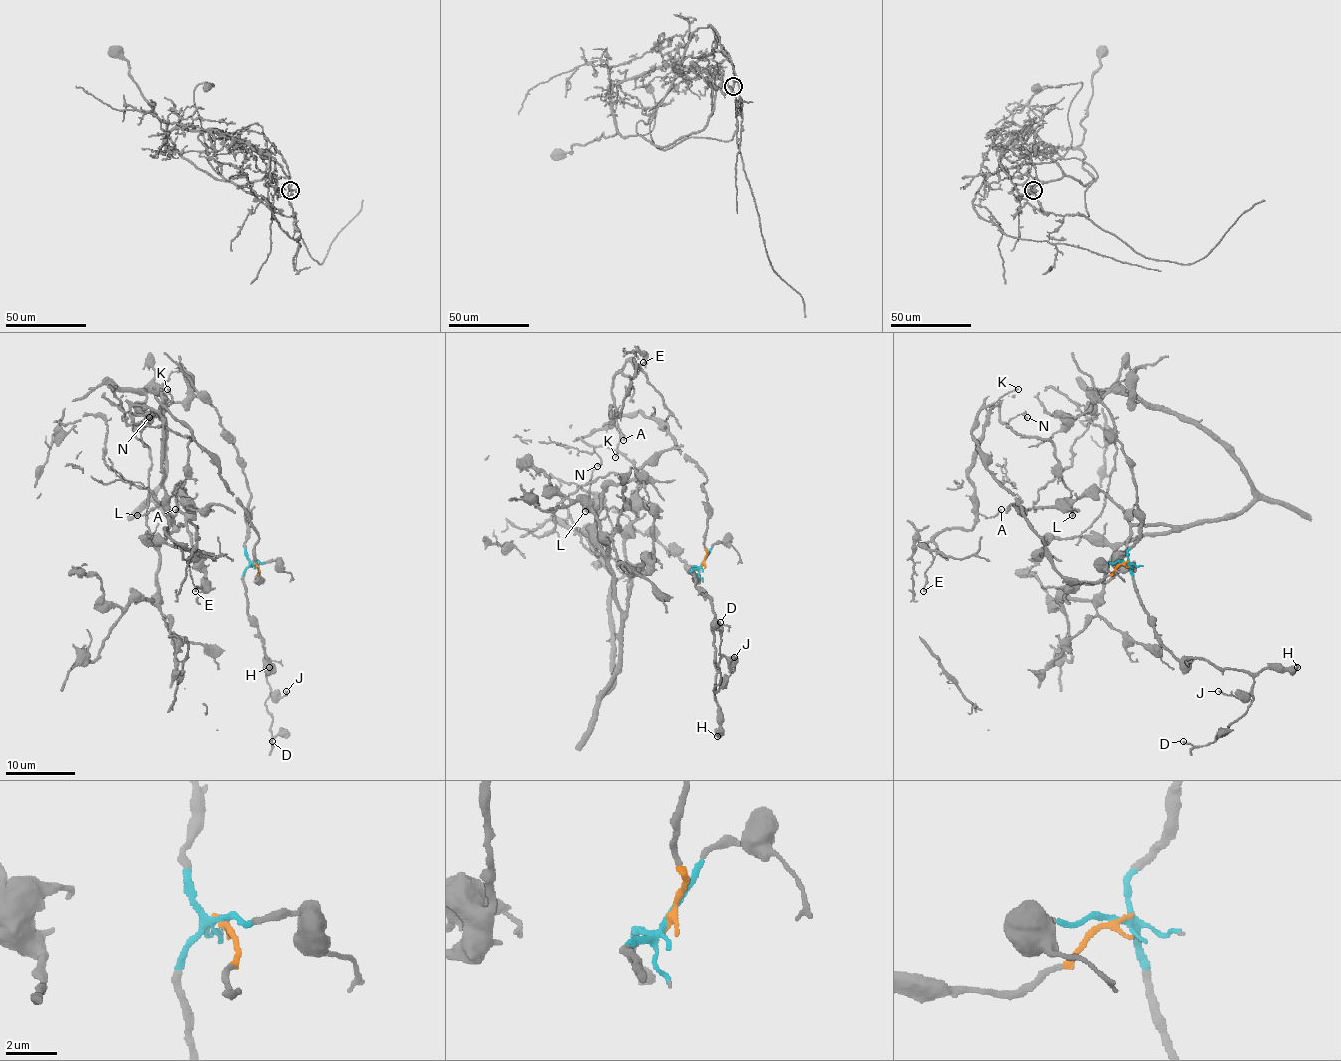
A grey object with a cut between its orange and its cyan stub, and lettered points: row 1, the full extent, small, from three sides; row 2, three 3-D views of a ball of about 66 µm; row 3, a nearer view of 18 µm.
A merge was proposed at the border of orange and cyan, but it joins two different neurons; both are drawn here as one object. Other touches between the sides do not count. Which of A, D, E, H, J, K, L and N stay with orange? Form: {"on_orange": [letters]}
{"on_orange": ["A", "E", "K", "L", "N"]}

